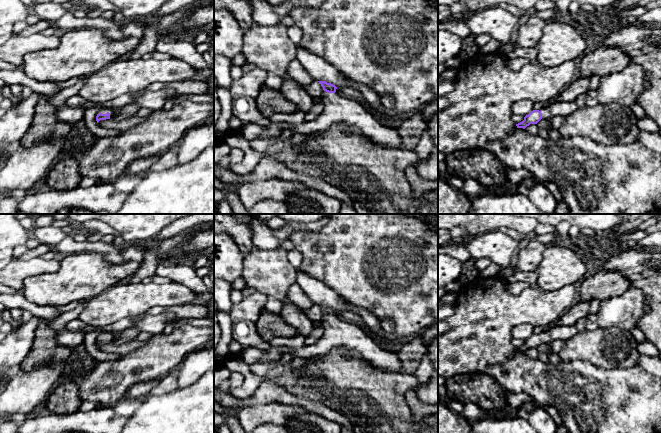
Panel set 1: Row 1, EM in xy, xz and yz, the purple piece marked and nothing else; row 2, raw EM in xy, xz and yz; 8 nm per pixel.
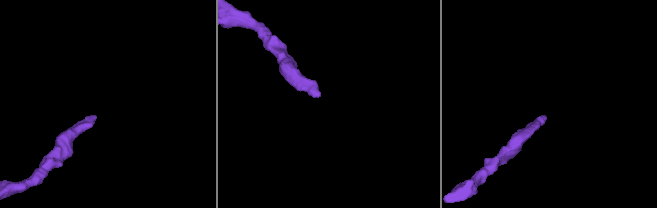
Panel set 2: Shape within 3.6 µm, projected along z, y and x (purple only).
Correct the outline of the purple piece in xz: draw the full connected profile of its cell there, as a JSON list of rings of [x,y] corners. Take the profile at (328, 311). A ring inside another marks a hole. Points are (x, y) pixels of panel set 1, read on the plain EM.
[[[325,305],[317,306],[326,316],[320,322],[320,338],[303,348],[278,346],[283,353],[291,352],[296,357],[310,358],[343,348],[349,353],[357,354],[378,370],[399,374],[401,364],[397,353],[380,348],[361,326],[337,316],[335,309]]]

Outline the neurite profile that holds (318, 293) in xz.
[[[298,270],[296,283],[305,292],[310,302],[315,305],[325,305],[338,311],[348,311],[350,304],[333,289],[322,282]]]

